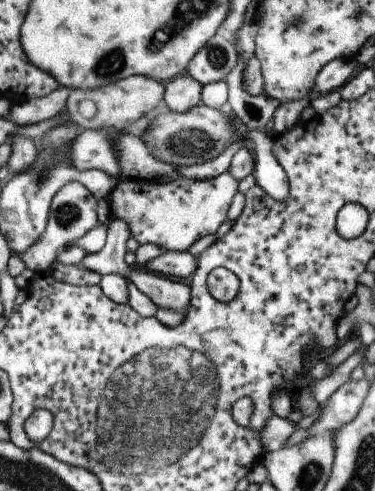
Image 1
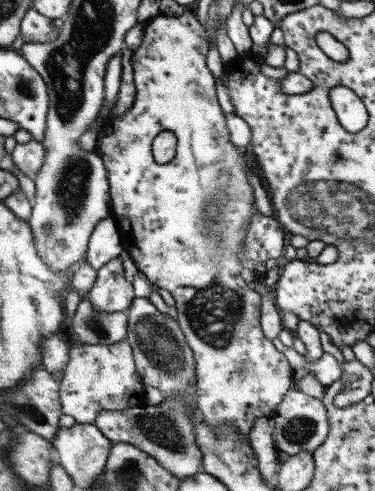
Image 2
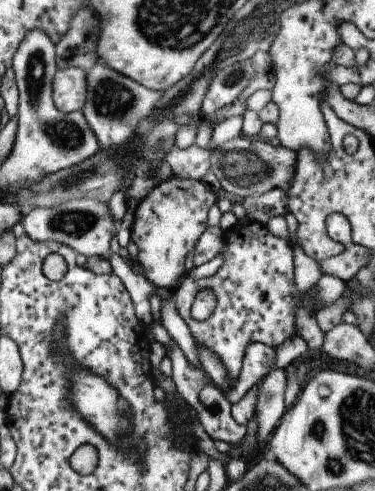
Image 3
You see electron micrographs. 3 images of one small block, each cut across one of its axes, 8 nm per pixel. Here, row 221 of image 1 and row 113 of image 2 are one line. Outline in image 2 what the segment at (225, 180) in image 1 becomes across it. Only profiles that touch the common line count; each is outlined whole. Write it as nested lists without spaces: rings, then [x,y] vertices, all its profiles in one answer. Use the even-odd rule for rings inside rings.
[[[185,12],[181,16],[175,18],[167,18],[167,16],[155,16],[151,22],[145,24],[143,28],[143,40],[139,44],[139,48],[133,52],[133,84],[135,84],[135,100],[131,104],[131,108],[115,118],[109,118],[99,134],[99,154],[103,158],[105,168],[109,170],[109,198],[111,198],[111,212],[113,212],[113,220],[119,224],[119,240],[121,240],[121,248],[123,252],[127,252],[135,266],[139,268],[141,274],[145,274],[145,278],[149,280],[151,286],[159,286],[165,288],[173,294],[175,298],[175,306],[173,306],[173,318],[179,324],[179,330],[185,336],[187,346],[193,352],[195,358],[195,384],[193,384],[193,402],[197,412],[203,416],[205,426],[211,430],[211,434],[217,434],[217,430],[221,426],[227,426],[229,430],[233,430],[233,434],[237,434],[241,440],[245,440],[247,448],[251,450],[249,444],[249,432],[253,428],[255,418],[269,418],[271,414],[275,414],[277,406],[283,402],[287,390],[293,386],[293,368],[289,366],[289,360],[285,358],[285,354],[277,352],[271,344],[271,340],[263,334],[261,330],[261,294],[253,290],[253,286],[249,286],[243,278],[241,278],[241,254],[245,256],[245,236],[251,224],[251,218],[257,212],[255,206],[255,196],[253,196],[253,186],[251,186],[251,170],[245,164],[245,156],[243,156],[243,148],[235,148],[229,142],[229,130],[225,124],[225,112],[221,110],[219,102],[217,102],[217,88],[215,82],[217,78],[213,78],[213,74],[207,70],[205,66],[205,54],[207,54],[207,34],[201,28],[201,24],[197,22],[197,18],[191,12]],[[161,132],[173,132],[177,138],[177,150],[175,150],[175,158],[167,164],[157,164],[153,162],[153,138]]]

